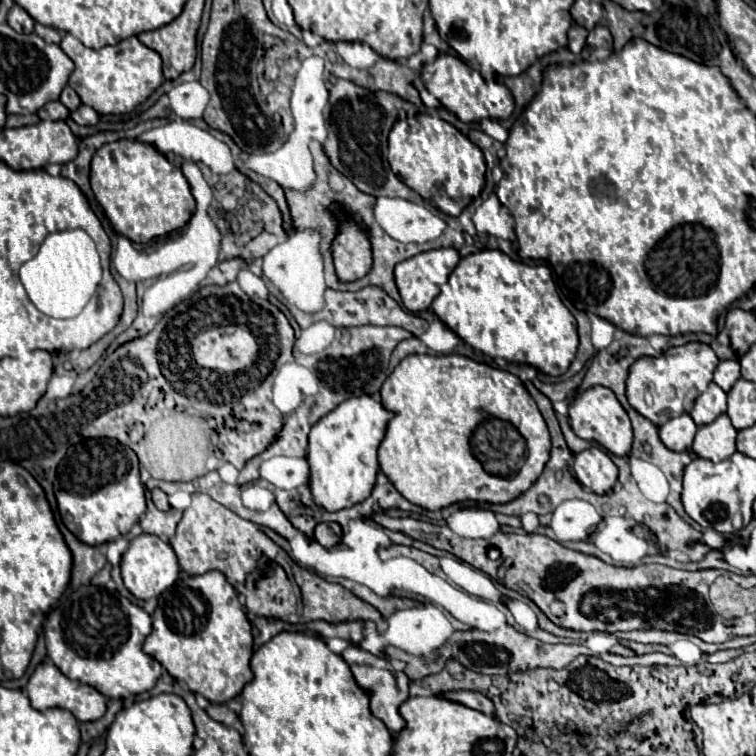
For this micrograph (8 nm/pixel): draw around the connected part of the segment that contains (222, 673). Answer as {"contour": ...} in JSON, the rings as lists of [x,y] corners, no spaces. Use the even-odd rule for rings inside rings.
{"contour":[[[208,571],[208,573],[204,573],[204,575],[192,575],[192,577],[178,579],[170,589],[166,589],[166,591],[158,597],[158,607],[156,607],[156,611],[154,611],[154,615],[152,615],[152,633],[146,637],[144,651],[146,651],[148,655],[152,655],[174,679],[184,681],[184,683],[190,687],[190,691],[204,695],[204,697],[206,697],[208,701],[212,701],[212,703],[226,703],[226,701],[234,699],[234,697],[244,689],[244,685],[252,679],[252,671],[250,671],[250,665],[248,665],[248,663],[250,663],[250,657],[252,657],[252,631],[250,631],[250,621],[248,621],[246,613],[242,611],[242,605],[240,605],[240,601],[238,601],[238,593],[234,591],[234,587],[226,581],[226,577],[224,577],[220,571]]]}

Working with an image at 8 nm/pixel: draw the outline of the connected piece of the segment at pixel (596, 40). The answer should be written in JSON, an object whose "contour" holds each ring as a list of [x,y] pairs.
{"contour":[[[598,25],[594,31],[590,31],[587,37],[587,45],[612,49],[612,35],[604,25]]]}

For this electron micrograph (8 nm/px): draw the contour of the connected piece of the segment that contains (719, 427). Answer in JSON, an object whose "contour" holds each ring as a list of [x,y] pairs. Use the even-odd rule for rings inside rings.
{"contour":[[[720,415],[714,423],[702,425],[694,437],[692,451],[714,463],[736,453],[736,429],[732,427],[728,415]]]}

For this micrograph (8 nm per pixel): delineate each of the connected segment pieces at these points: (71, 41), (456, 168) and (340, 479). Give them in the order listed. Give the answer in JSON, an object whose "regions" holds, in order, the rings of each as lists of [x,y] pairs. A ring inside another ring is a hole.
{"regions":[[[[66,33],[60,47],[76,65],[74,73],[68,79],[68,85],[80,95],[84,105],[90,105],[100,115],[130,113],[138,103],[146,101],[164,81],[160,55],[140,43],[138,37],[130,37],[114,47],[102,47],[94,51],[82,45],[82,41],[74,35]]],[[[426,113],[398,121],[392,127],[388,135],[388,163],[410,189],[452,217],[458,217],[464,207],[480,197],[484,187],[486,161],[480,147],[450,123]]],[[[362,395],[346,399],[312,427],[306,459],[310,465],[310,491],[318,507],[340,511],[370,497],[378,473],[376,449],[384,439],[390,419],[392,413],[386,411],[380,401],[370,395]]]]}

